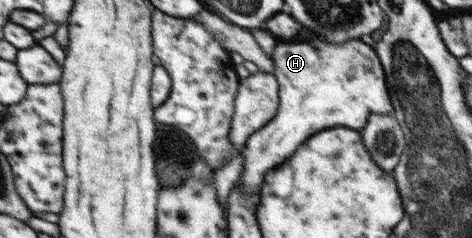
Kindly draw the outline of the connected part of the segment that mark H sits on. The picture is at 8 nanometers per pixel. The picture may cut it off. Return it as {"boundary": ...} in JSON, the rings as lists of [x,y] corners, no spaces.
{"boundary":[[[278,39],[274,49],[274,70],[272,74],[278,81],[279,105],[275,117],[250,135],[245,142],[245,148],[240,152],[244,157],[244,170],[239,184],[242,192],[259,197],[264,175],[274,167],[281,165],[290,158],[295,150],[307,137],[321,129],[345,127],[362,130],[372,113],[379,115],[394,115],[394,104],[390,98],[384,67],[378,58],[376,50],[365,44],[361,39],[348,39],[345,43],[329,43],[319,39],[297,43]]]}

